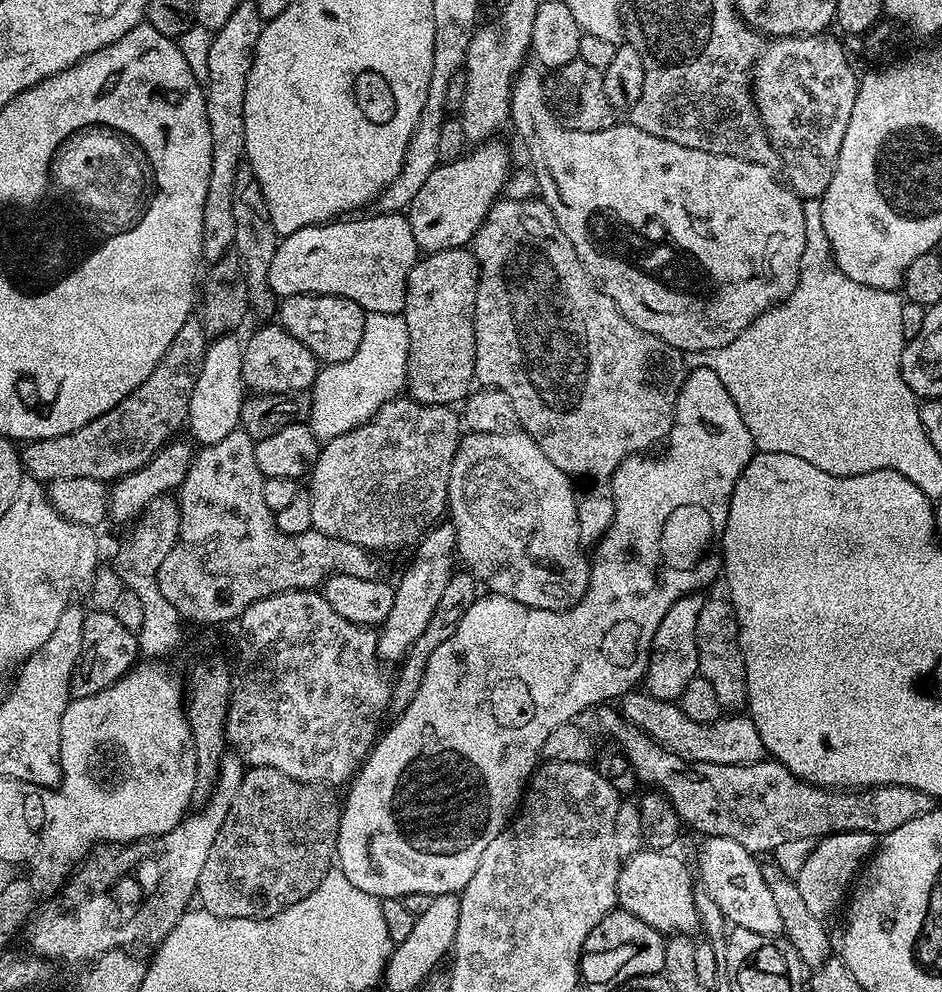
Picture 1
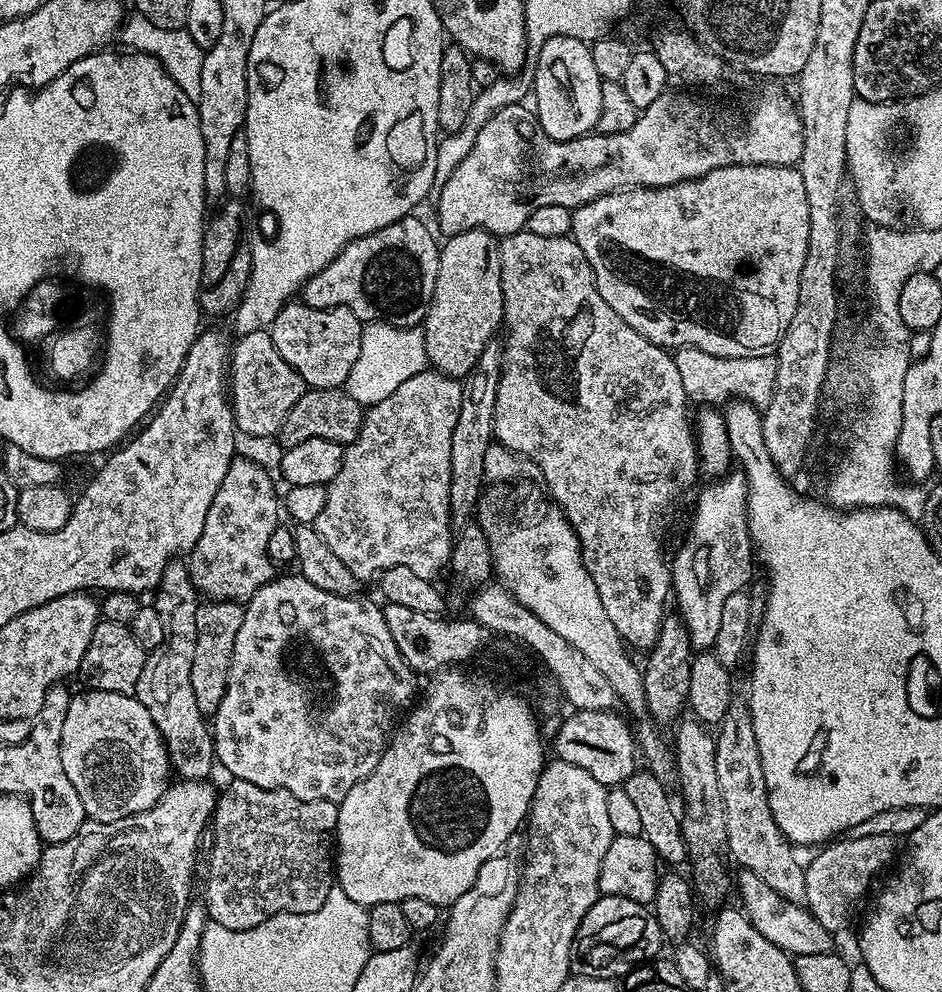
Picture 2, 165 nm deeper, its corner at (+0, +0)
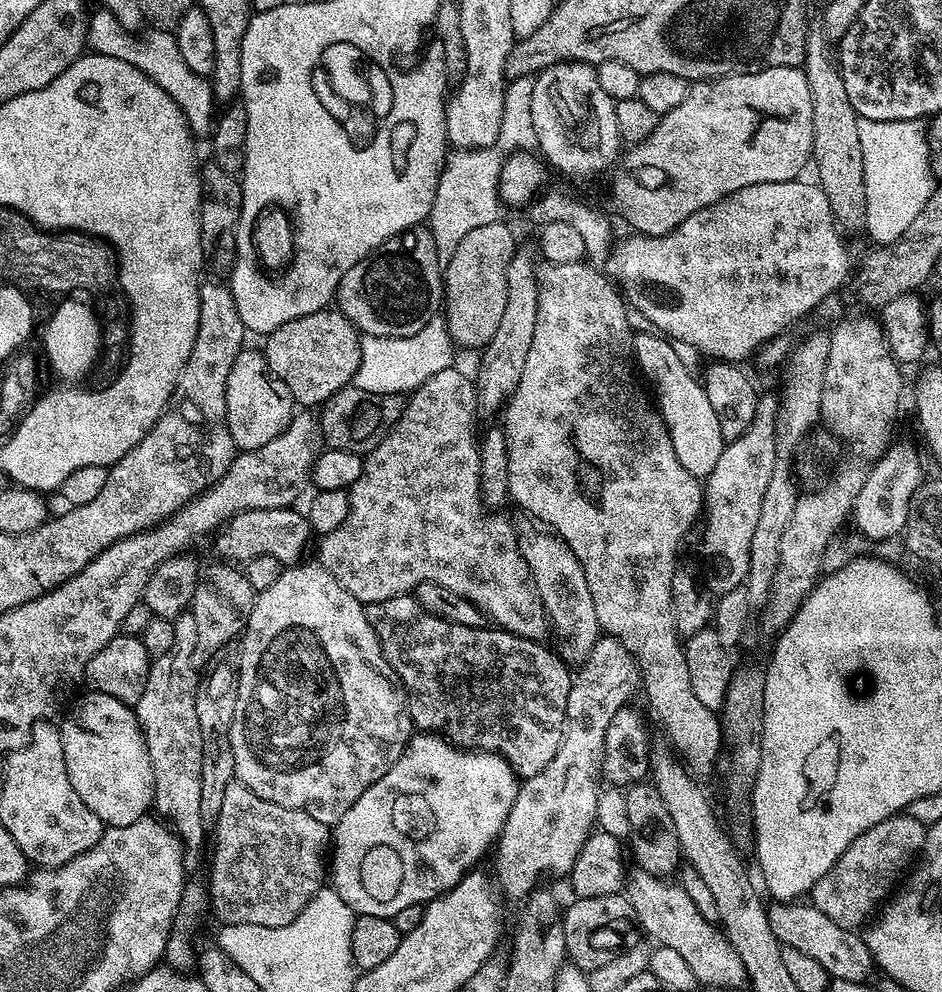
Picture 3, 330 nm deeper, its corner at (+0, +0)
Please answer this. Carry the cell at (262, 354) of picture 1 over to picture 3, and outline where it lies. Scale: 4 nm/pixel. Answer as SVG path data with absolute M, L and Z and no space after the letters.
M251 346L245 347L234 358L234 366L230 366L230 378L226 378L226 418L230 426L230 438L234 438L240 452L258 450L258 446L266 446L292 420L294 401L286 382L278 378L270 370L263 351L256 352Z

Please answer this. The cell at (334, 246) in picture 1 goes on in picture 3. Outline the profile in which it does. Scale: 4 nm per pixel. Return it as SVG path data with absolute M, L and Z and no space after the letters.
M408 228L393 240L386 241L371 256L346 270L340 289L336 292L335 303L338 311L365 336L418 334L418 330L422 330L422 326L426 326L426 322L430 322L430 318L437 315L442 308L442 267L430 228Z

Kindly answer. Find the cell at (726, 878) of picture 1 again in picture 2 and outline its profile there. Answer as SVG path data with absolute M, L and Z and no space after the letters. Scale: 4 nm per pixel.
M741 871L739 875L741 900L739 903L748 921L756 927L758 934L762 934L762 938L774 942L783 952L793 957L833 951L833 933L827 932L822 922L818 922L818 918L814 918L805 905L790 902L782 898L782 894L774 894L774 890L770 890L770 886L766 886L766 882L758 878L758 874Z

